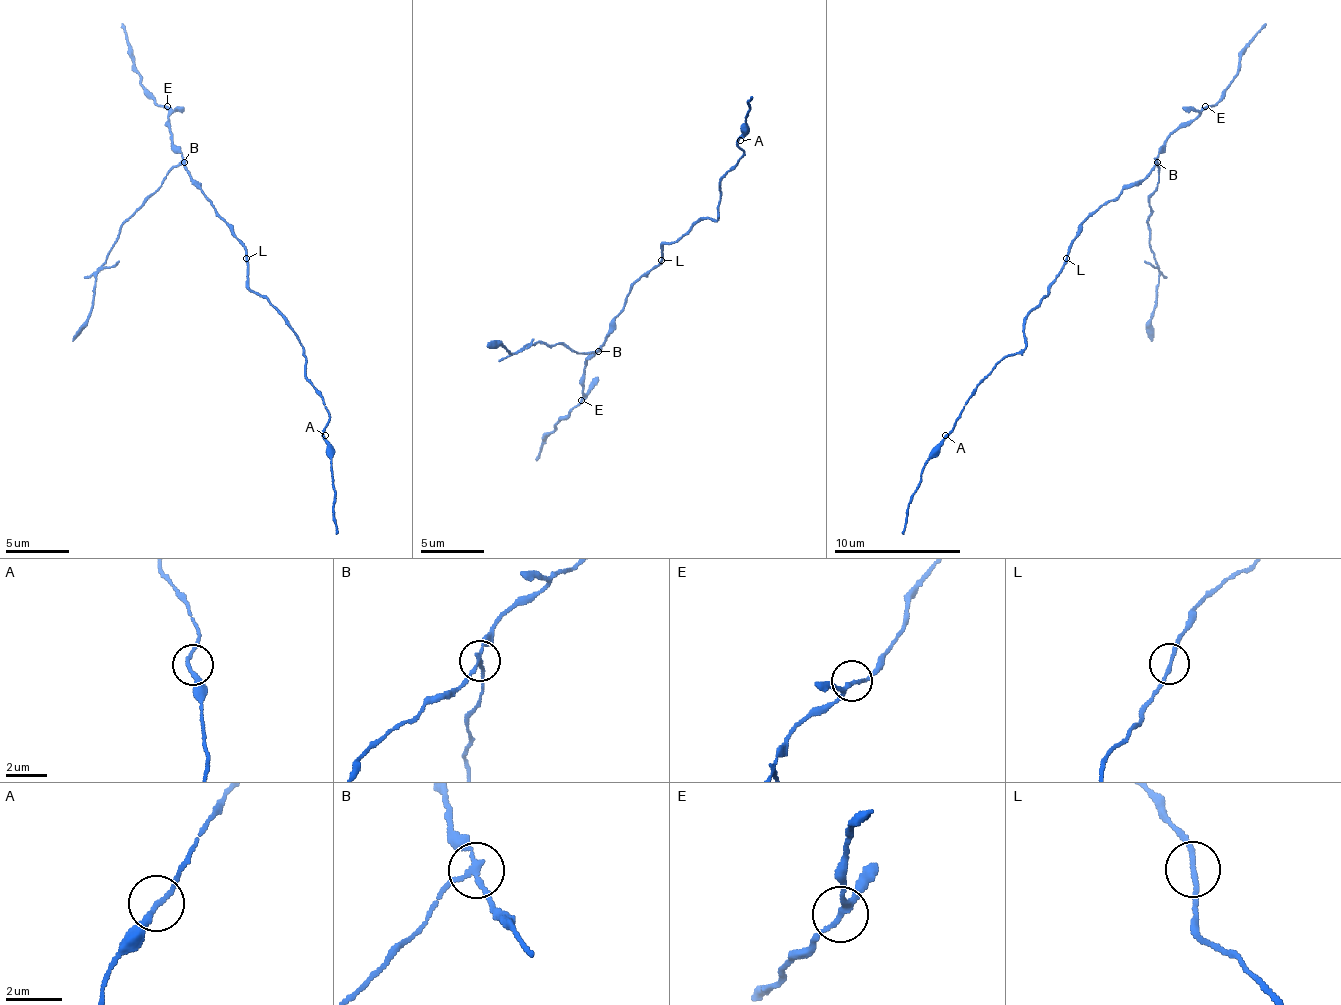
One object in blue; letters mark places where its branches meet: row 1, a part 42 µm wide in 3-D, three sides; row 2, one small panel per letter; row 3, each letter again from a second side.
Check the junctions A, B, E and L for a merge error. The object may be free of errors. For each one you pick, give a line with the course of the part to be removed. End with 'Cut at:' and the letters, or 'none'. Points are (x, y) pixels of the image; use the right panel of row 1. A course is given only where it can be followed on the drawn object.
B: Course of the part to remove: (1158, 163), (1148, 229), (1158, 274), (1158, 305), (1151, 324), (1151, 340)
Cut at: B

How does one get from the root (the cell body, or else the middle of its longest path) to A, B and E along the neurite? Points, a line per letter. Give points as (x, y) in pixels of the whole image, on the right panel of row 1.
A: (1066, 258), (1047, 296), (1025, 318), (1025, 347), (1009, 353), (996, 366), (945, 435)
B: (1066, 258), (1069, 242), (1075, 233), (1104, 204), (1136, 185), (1158, 163)
E: (1066, 258), (1069, 242), (1075, 233), (1104, 204), (1136, 185), (1155, 166), (1158, 150), (1205, 106)

